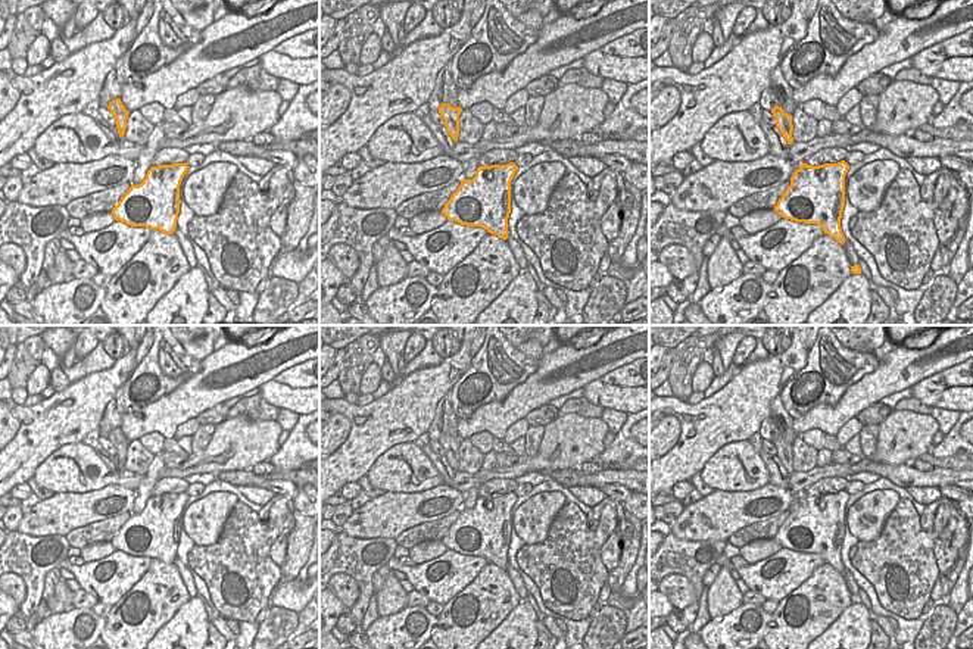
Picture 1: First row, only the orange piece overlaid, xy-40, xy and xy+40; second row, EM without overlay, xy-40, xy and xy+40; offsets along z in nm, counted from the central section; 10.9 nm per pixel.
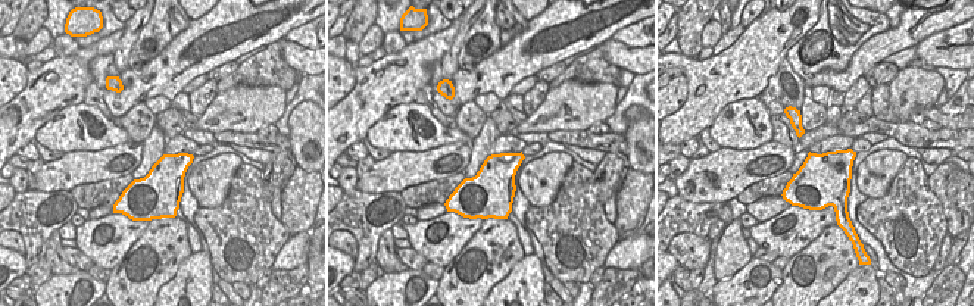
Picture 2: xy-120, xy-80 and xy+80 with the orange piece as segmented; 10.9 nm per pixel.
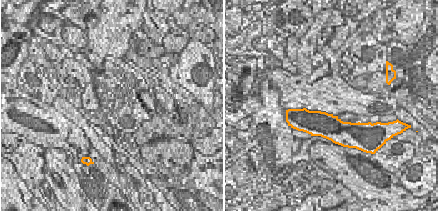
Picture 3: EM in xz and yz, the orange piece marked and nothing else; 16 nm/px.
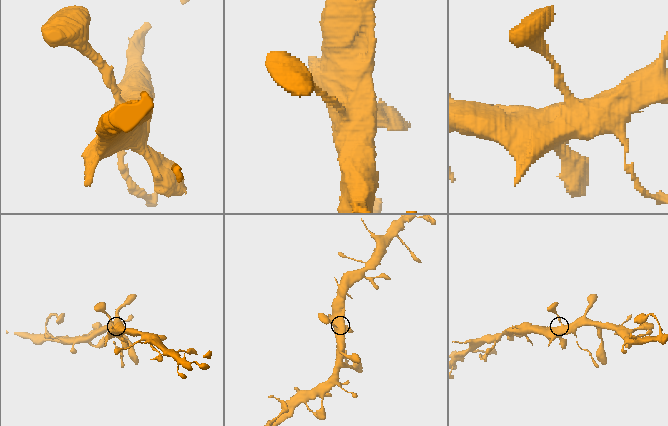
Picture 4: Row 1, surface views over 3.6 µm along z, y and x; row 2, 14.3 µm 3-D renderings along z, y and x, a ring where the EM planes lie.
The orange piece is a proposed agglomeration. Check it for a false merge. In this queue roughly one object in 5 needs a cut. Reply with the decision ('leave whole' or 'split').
leave whole

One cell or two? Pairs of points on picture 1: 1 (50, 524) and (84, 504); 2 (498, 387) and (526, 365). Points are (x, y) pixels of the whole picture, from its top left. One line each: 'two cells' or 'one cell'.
1: one cell
2: one cell

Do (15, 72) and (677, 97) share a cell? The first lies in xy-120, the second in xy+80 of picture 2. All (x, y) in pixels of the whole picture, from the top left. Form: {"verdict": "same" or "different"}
{"verdict": "same"}

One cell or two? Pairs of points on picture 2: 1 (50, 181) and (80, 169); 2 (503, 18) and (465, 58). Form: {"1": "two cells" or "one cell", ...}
{"1": "one cell", "2": "one cell"}

